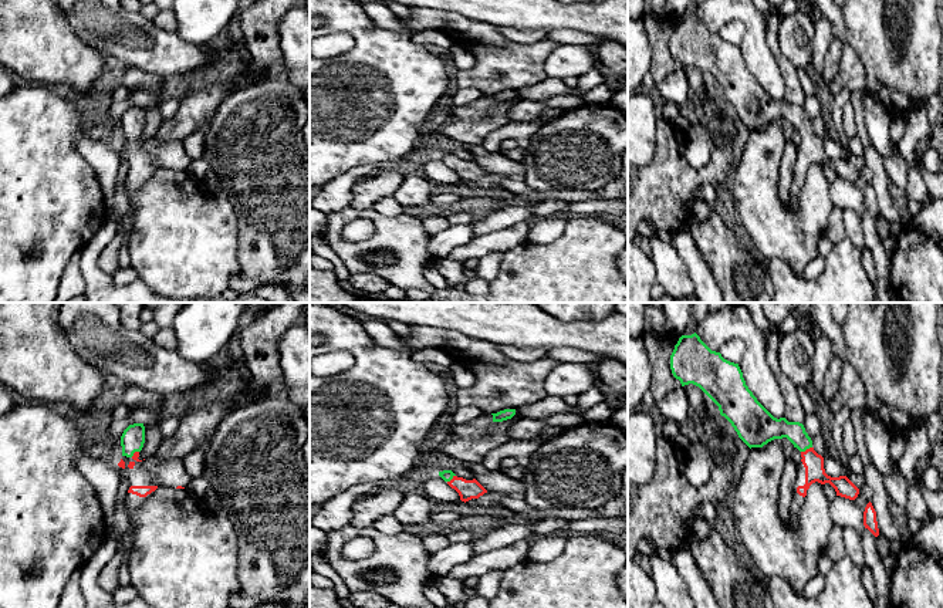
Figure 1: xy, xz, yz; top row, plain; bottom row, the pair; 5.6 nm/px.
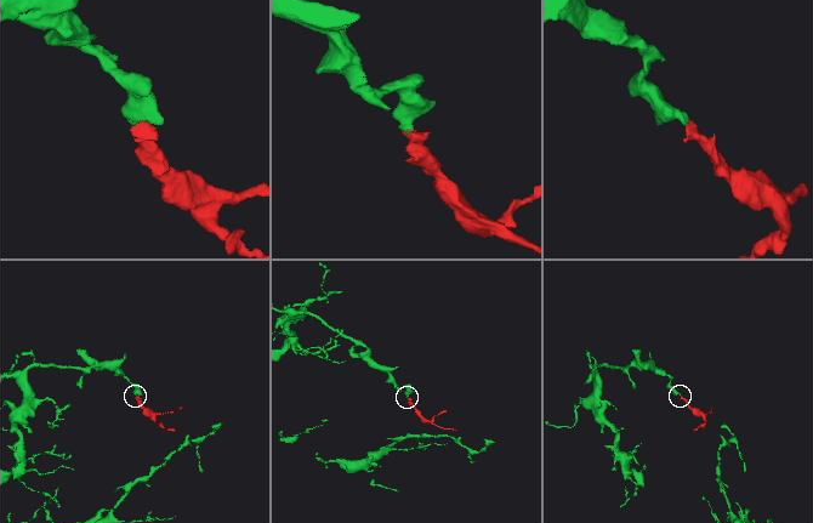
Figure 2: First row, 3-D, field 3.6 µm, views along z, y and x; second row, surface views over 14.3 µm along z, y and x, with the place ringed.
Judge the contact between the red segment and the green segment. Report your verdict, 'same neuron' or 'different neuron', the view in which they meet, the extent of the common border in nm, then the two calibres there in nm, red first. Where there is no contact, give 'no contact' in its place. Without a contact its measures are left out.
same neuron | yz | 70 nm | 120/140 nm

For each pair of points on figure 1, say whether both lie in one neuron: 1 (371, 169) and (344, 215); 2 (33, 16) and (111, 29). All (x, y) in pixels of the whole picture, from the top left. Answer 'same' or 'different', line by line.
1: different
2: different

